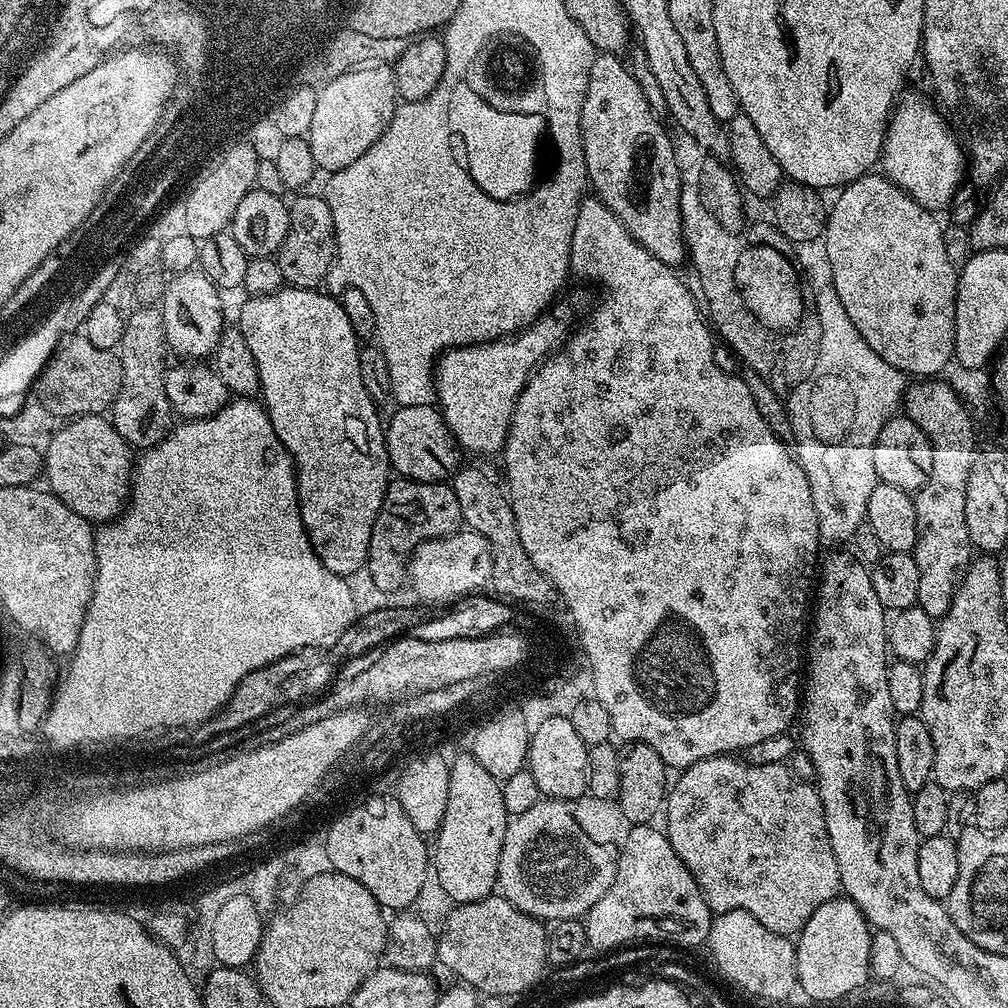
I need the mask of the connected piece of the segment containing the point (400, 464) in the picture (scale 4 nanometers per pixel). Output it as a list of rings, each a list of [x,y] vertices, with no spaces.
[[[432,404],[397,407],[396,413],[386,420],[388,462],[397,477],[421,480],[427,484],[447,481],[457,468],[461,467],[462,449],[446,426],[439,407]]]

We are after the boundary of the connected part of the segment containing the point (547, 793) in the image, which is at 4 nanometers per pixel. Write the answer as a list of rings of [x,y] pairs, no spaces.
[[[564,714],[544,718],[538,729],[530,732],[526,768],[534,774],[541,797],[576,802],[580,795],[583,797],[587,793],[588,749],[589,745],[578,738],[572,719]]]

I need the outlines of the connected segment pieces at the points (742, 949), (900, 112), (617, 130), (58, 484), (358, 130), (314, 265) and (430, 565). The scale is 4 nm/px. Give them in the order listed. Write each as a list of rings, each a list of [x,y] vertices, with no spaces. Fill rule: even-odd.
[[[730,910],[719,913],[713,919],[706,948],[712,951],[712,960],[726,979],[764,1000],[784,1000],[797,989],[793,941],[787,936],[774,934],[774,930],[766,930],[766,926],[749,912]]]
[[[910,92],[892,109],[892,116],[888,119],[882,172],[903,192],[909,192],[914,202],[923,208],[937,210],[936,208],[944,208],[951,202],[952,195],[960,188],[960,179],[963,176],[965,179],[966,152],[961,141],[960,144],[956,141],[945,113],[935,103],[927,99],[924,101],[918,93]]]
[[[616,54],[597,55],[586,86],[586,102],[582,102],[580,133],[584,143],[584,157],[590,188],[593,193],[626,226],[626,230],[654,258],[664,263],[683,263],[686,260],[684,244],[684,216],[680,213],[681,170],[673,163],[674,141],[660,125],[661,117],[652,112],[641,86],[635,81],[631,67]]]
[[[103,415],[69,419],[51,433],[43,454],[47,487],[52,495],[66,502],[74,514],[99,526],[115,520],[124,511],[134,475],[134,452],[118,434],[111,419]]]
[[[392,68],[379,71],[354,71],[323,85],[317,91],[318,106],[306,137],[317,169],[331,174],[358,162],[388,128],[398,107],[396,73]]]
[[[300,194],[296,201],[291,201],[290,207],[288,209],[288,217],[290,218],[290,226],[286,230],[286,238],[282,242],[280,251],[275,257],[278,262],[278,266],[282,266],[282,278],[284,279],[285,285],[291,286],[293,288],[314,288],[319,289],[321,285],[325,283],[328,279],[328,271],[332,265],[332,260],[336,257],[336,235],[334,234],[334,214],[330,210],[330,206],[326,201],[324,201],[323,195],[316,194],[316,196],[304,196],[308,194]]]
[[[461,530],[453,532],[450,536],[442,538],[434,538],[419,544],[406,565],[406,577],[412,583],[412,588],[416,591],[416,596],[428,606],[437,606],[436,604],[451,605],[453,602],[459,601],[461,598],[479,593],[481,590],[487,589],[492,583],[492,547],[490,542],[486,542],[486,538],[482,538],[482,534],[471,530]]]

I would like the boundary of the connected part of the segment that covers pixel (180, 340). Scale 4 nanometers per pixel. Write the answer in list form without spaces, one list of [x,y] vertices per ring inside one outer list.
[[[199,270],[177,272],[167,281],[160,313],[164,319],[164,339],[167,347],[177,352],[180,358],[211,357],[216,343],[224,333],[224,308],[220,305],[221,289]]]

